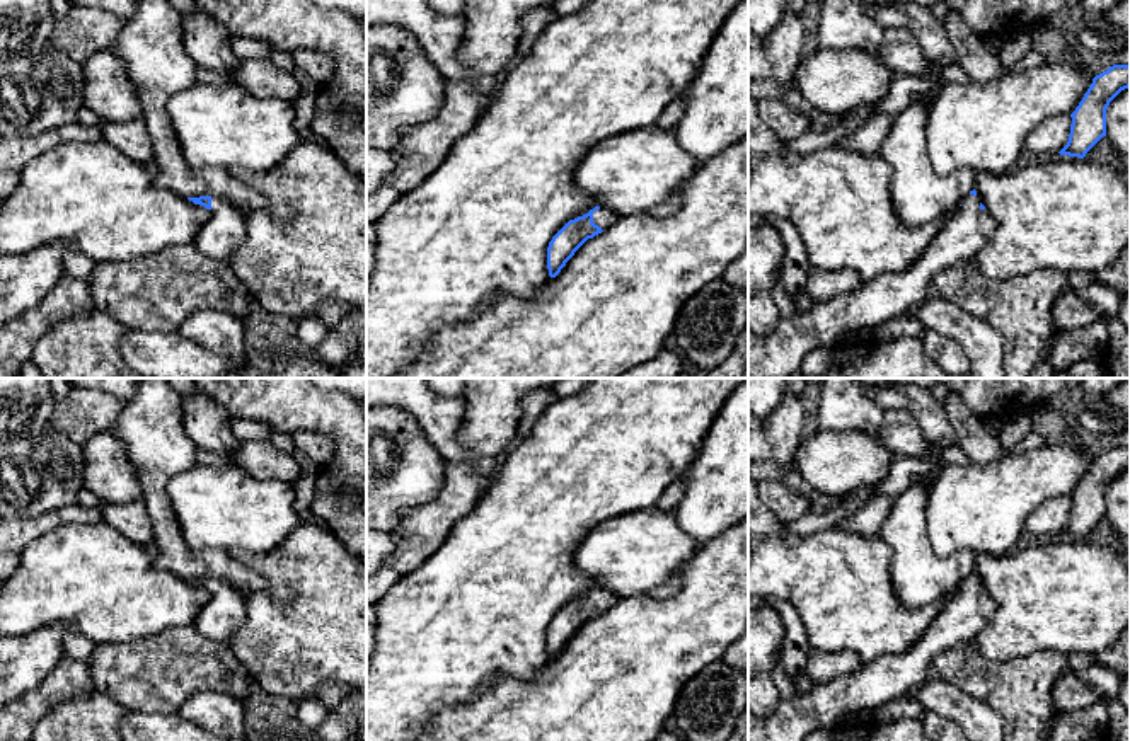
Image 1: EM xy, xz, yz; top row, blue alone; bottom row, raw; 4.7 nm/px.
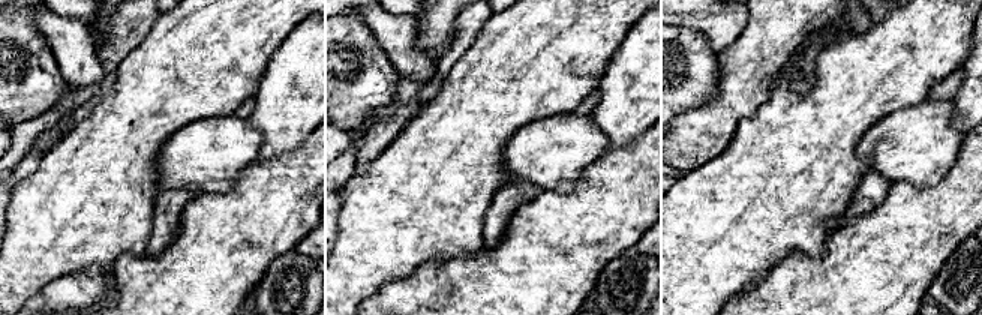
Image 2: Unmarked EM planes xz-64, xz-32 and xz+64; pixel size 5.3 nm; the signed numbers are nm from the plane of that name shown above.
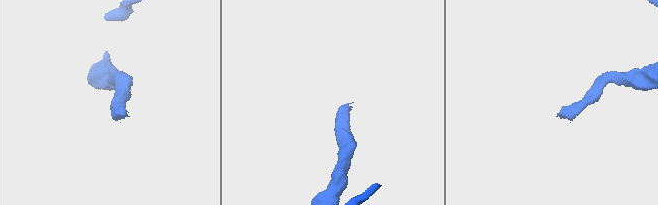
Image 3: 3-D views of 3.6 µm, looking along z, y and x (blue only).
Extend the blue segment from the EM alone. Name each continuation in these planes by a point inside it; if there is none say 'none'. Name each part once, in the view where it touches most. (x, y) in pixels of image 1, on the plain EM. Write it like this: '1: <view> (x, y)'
1: xz (604, 598)

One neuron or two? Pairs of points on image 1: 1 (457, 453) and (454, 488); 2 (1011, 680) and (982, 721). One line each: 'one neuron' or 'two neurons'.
1: two neurons
2: two neurons

